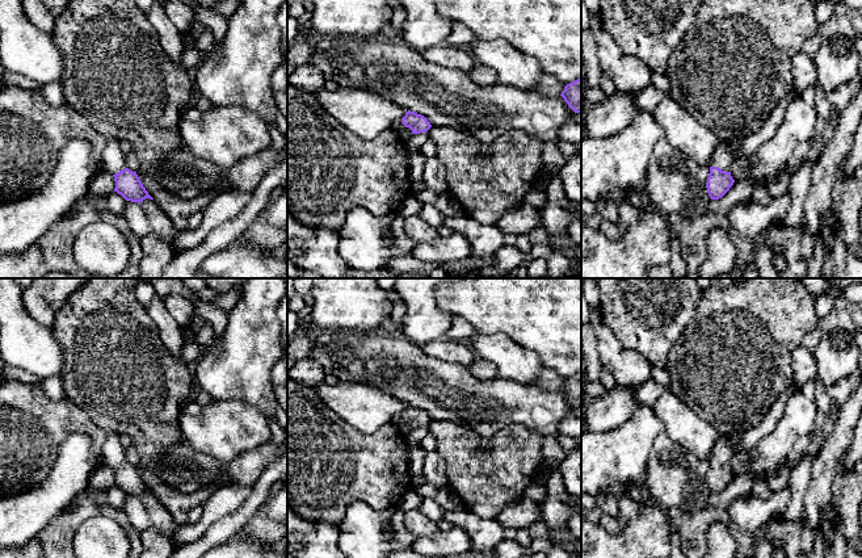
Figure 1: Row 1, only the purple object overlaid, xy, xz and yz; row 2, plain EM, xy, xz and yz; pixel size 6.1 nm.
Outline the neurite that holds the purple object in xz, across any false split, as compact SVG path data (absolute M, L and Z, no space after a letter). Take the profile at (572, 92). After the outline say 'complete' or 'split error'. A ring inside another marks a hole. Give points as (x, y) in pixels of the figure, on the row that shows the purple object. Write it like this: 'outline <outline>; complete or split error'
outline M581 77L567 84L560 96L575 113L581 113Z; complete

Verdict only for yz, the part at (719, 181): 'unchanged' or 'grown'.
grown

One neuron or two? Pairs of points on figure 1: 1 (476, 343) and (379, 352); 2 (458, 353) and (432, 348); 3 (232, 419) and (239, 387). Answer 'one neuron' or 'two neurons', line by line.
1: two neurons
2: one neuron
3: two neurons

